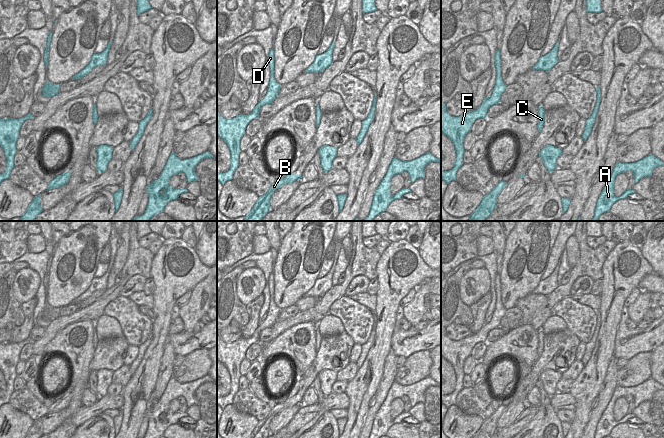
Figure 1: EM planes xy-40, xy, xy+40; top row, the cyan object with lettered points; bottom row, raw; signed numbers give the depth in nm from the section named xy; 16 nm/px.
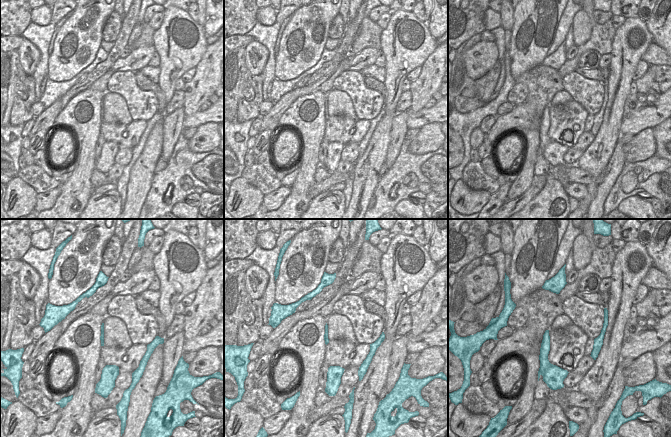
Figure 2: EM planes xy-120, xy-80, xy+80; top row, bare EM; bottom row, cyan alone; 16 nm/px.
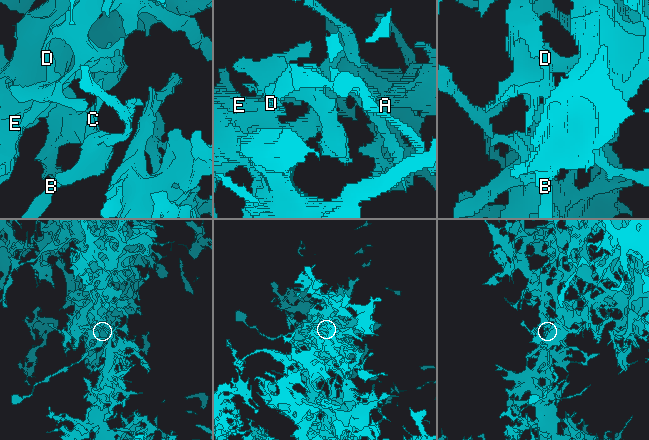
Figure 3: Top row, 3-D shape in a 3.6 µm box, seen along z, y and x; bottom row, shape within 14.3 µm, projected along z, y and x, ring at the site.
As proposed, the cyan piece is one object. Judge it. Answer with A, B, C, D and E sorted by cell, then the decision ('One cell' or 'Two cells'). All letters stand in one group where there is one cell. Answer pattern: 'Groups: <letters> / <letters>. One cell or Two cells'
Groups: A C D E / B. Two cells.

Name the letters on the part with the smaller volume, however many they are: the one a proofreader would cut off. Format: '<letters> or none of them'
B

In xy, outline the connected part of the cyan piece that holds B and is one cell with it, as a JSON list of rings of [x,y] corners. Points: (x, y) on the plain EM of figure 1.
[[[287,395],[284,403],[277,403],[270,411],[267,417],[258,422],[255,429],[248,438],[267,438],[270,435],[270,422],[273,417],[283,409],[290,408],[296,404],[300,404],[302,398],[293,398]]]

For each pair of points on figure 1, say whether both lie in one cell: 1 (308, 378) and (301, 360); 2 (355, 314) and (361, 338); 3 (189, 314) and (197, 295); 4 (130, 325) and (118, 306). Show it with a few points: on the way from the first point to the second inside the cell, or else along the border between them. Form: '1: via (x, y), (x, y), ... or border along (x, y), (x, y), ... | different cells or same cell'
1: border along (317, 351), (314, 360), (299, 378) | different cells
2: via (358, 320), (360, 332) | same cell
3: via (194, 309), (197, 306), (197, 300) | same cell
4: via (130, 320), (123, 311) | same cell

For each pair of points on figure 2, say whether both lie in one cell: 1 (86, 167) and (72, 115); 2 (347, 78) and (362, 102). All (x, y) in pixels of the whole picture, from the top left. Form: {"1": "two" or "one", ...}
{"1": "one", "2": "one"}

